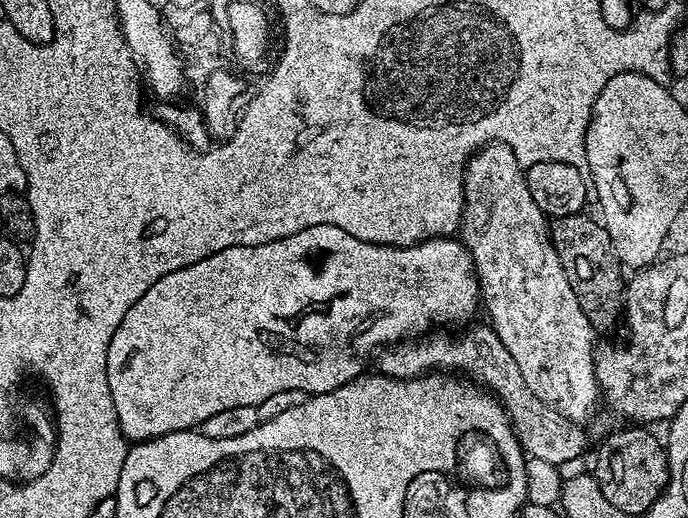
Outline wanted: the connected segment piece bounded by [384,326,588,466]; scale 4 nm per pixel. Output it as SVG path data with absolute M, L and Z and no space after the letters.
M491 327L472 328L465 336L431 336L417 339L415 342L397 343L389 351L393 352L384 360L385 366L388 367L385 369L399 380L408 380L413 376L431 373L433 370L439 369L436 368L438 366L448 366L450 368L447 369L450 370L456 370L452 368L461 368L462 371L469 372L469 374L464 374L471 377L473 381L479 382L500 401L501 406L512 421L512 429L516 431L516 436L520 439L520 447L524 449L529 457L541 459L542 462L550 462L557 466L564 466L564 464L578 459L583 454L584 447L588 444L587 434L580 429L583 427L577 421L550 410L550 406L546 406L546 402L538 402L538 398L534 398L530 386L526 386L526 382L522 378L522 370L518 370L518 362L514 362L514 358L510 358L510 350L506 350L506 346L502 346L498 334L493 332Z

